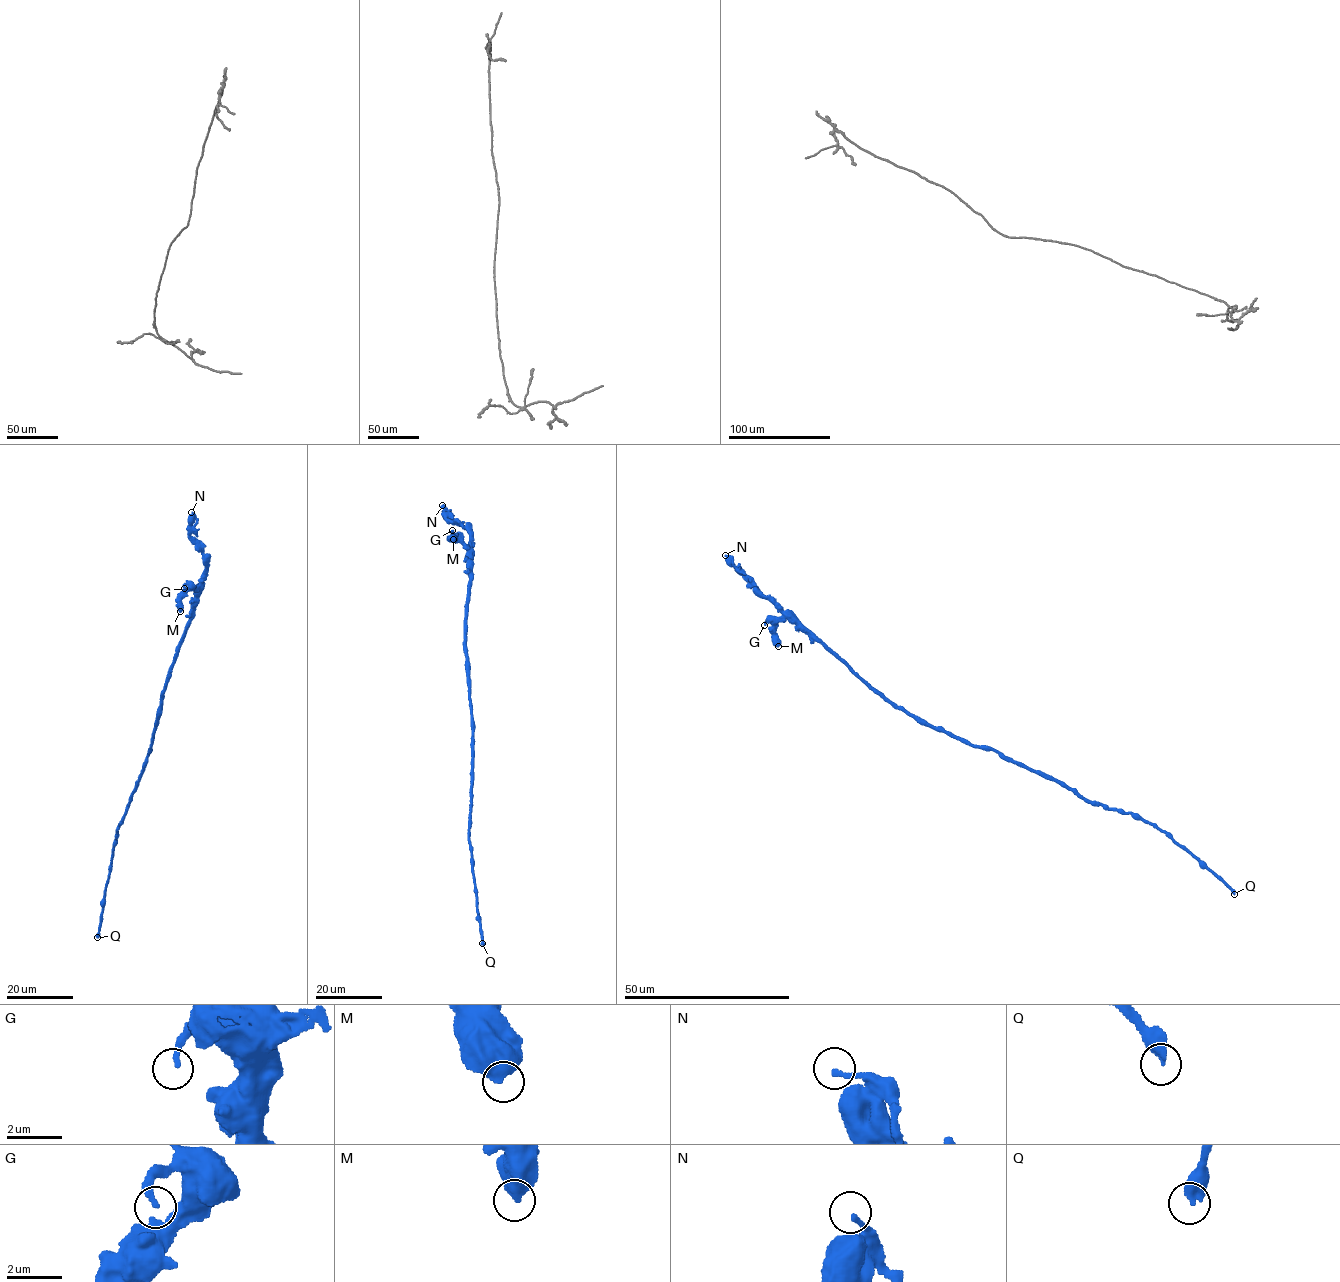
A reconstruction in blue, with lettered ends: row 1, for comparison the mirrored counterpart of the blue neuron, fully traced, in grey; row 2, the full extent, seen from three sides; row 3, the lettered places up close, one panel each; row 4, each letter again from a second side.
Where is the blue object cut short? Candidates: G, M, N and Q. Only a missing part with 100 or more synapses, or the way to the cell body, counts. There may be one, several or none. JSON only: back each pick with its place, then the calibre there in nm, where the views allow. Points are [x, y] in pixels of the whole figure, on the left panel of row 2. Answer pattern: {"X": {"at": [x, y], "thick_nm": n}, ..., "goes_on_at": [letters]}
{"Q": {"at": [97, 937], "thick_nm": 500}, "goes_on_at": ["Q"]}

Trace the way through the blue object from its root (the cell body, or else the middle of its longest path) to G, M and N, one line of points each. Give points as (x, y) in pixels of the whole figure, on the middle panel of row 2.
G: (471, 705), (464, 633), (470, 579), (468, 555), (452, 530)
M: (471, 705), (464, 633), (470, 579), (468, 555), (461, 543), (453, 539)
N: (471, 705), (464, 633), (470, 579), (467, 549), (470, 536), (469, 530), (446, 519), (442, 505)

